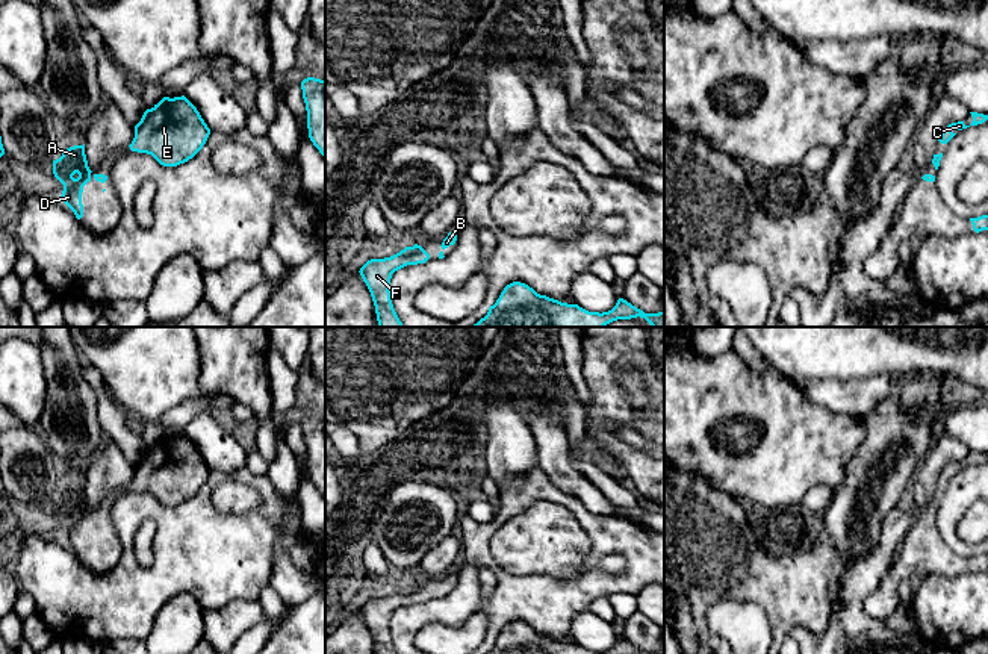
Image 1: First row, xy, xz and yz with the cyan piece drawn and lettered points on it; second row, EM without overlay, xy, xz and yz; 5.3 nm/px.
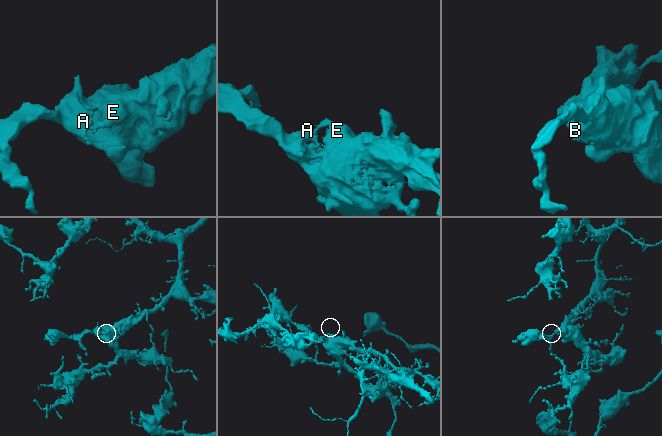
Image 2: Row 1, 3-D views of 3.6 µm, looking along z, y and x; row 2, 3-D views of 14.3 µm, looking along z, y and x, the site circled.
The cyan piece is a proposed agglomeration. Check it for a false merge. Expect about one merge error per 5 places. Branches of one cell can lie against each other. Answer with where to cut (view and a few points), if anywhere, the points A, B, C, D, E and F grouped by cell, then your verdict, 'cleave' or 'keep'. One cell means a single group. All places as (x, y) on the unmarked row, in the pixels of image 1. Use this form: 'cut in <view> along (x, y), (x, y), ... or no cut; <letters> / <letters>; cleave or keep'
no cut; A B C D E F; keep

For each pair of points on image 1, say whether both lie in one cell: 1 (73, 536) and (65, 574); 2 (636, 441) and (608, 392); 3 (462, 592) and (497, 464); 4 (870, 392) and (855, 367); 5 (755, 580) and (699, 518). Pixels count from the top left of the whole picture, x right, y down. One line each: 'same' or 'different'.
1: different
2: different
3: different
4: different
5: same

